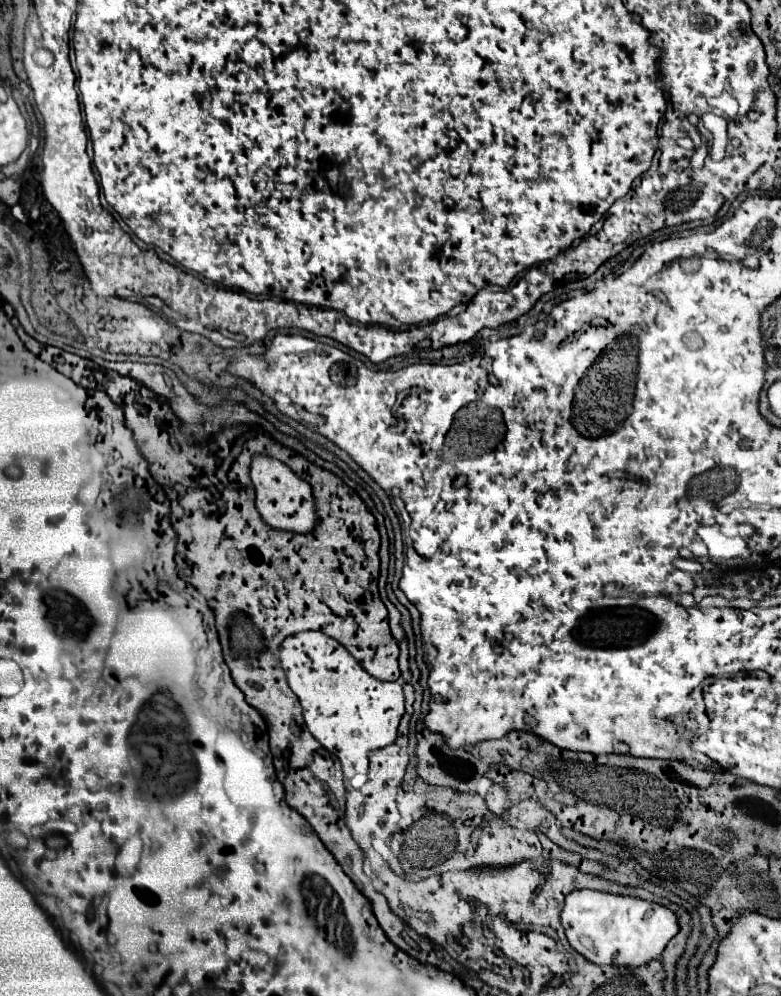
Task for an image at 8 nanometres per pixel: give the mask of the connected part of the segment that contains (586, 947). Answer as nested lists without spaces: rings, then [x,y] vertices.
[[[575,890],[567,894],[561,922],[569,944],[595,964],[641,966],[661,956],[667,942],[679,932],[679,916],[673,910],[637,896],[599,890]]]

